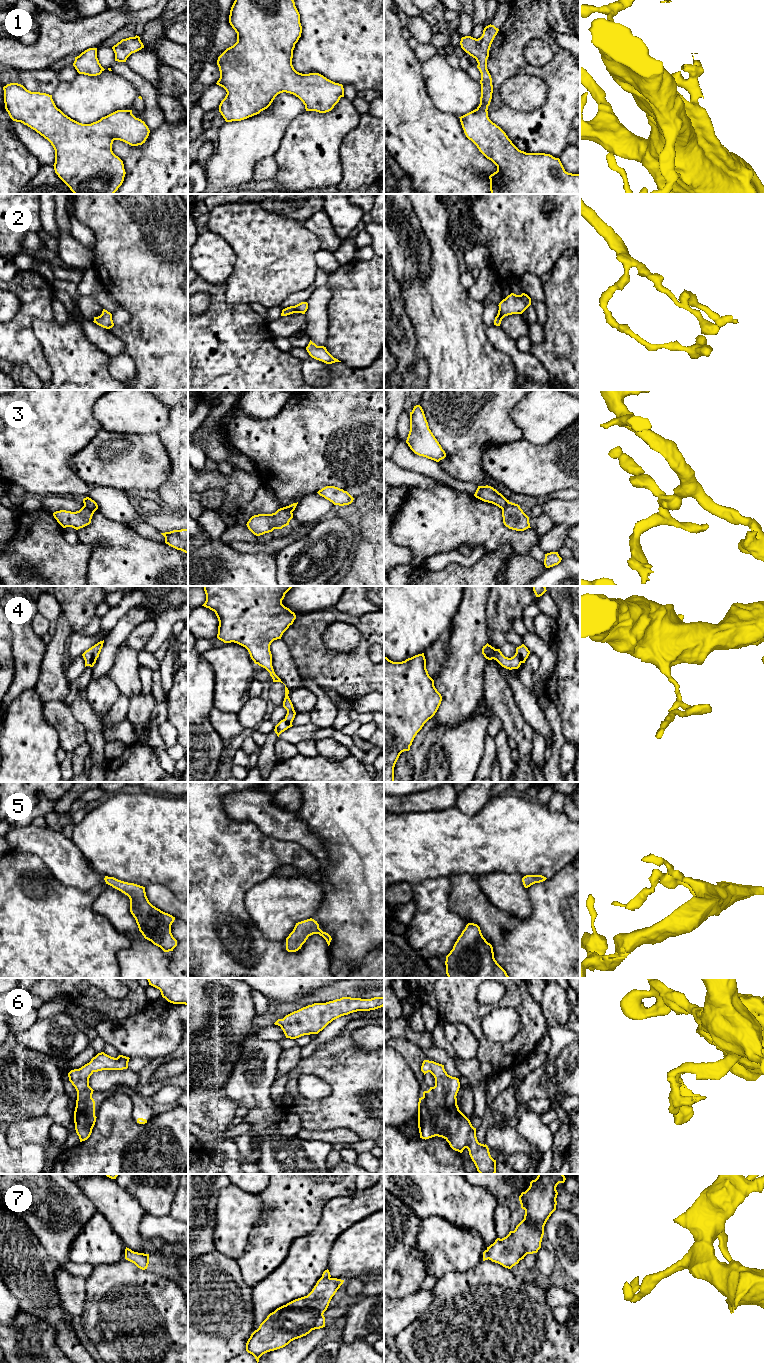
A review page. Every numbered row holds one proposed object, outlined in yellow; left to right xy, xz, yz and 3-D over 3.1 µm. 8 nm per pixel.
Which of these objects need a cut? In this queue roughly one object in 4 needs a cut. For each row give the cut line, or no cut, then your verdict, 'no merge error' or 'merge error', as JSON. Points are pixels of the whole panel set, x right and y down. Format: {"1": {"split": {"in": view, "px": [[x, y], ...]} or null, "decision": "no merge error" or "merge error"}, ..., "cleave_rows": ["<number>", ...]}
{"1": {"split": null, "decision": "no merge error"}, "2": {"split": null, "decision": "no merge error"}, "3": {"split": {"in": "xy", "px": [[84, 504], [95, 510]]}, "decision": "merge error"}, "4": {"split": null, "decision": "no merge error"}, "5": {"split": null, "decision": "no merge error"}, "6": {"split": null, "decision": "no merge error"}, "7": {"split": null, "decision": "no merge error"}, "cleave_rows": ["3"]}

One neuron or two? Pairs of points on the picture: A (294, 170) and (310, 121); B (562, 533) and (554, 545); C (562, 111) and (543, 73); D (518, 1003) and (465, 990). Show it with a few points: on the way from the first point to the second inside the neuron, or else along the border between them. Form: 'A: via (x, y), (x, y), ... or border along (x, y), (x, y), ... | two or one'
A: via (306, 158), (310, 150), (310, 133) | one
B: via (559, 536), (554, 542) | one
C: via (562, 101), (562, 91), (553, 82) | one
D: via (525, 1033), (511, 1047), (491, 1047), (473, 1020) | one

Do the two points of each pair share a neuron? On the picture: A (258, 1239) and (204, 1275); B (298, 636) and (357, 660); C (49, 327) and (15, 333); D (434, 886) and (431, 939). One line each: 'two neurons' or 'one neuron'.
A: two neurons
B: one neuron
C: two neurons
D: one neuron

